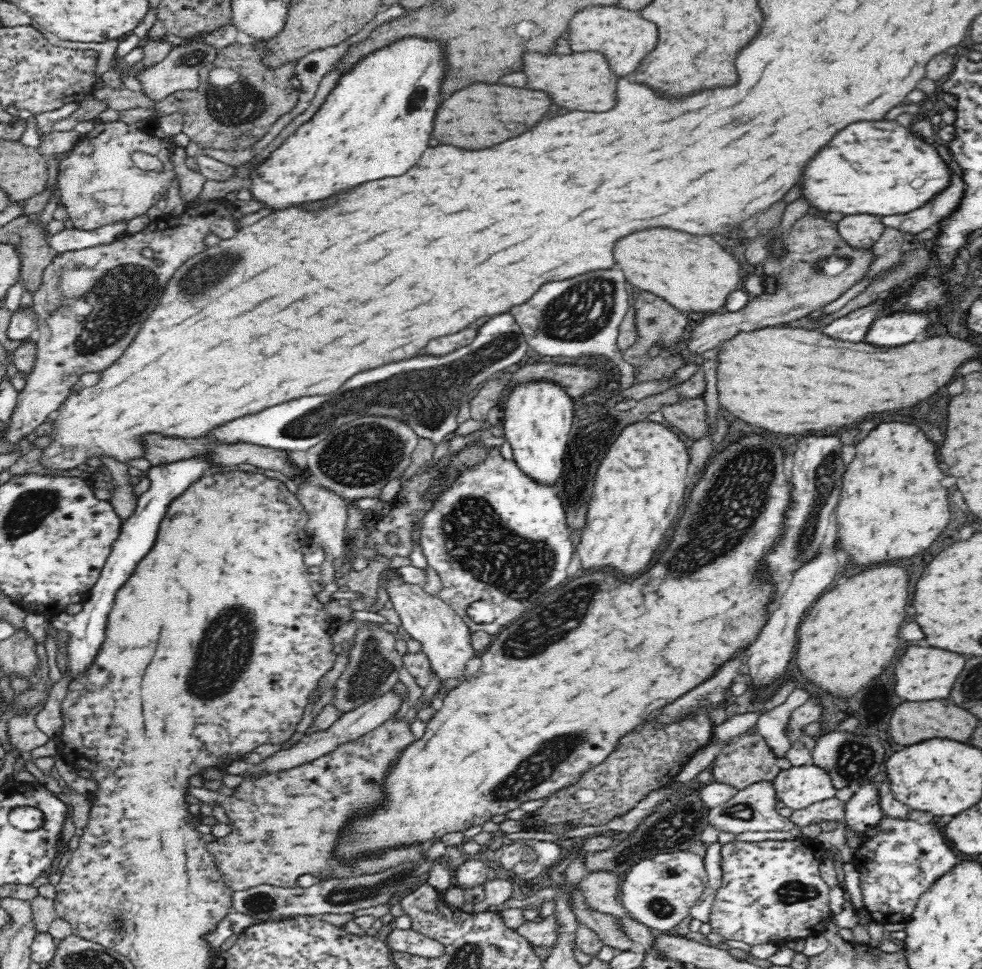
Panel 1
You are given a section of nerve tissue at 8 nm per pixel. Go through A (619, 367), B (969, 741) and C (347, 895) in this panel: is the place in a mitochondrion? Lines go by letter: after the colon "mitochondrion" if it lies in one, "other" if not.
A: other
B: other
C: mitochondrion

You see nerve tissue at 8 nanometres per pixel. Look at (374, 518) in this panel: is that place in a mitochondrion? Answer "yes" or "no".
no

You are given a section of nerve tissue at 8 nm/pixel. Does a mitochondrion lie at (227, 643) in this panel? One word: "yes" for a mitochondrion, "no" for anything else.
yes

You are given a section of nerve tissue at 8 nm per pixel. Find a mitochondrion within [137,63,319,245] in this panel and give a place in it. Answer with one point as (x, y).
(234, 102)

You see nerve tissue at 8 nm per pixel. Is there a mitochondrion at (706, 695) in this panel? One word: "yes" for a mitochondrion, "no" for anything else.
yes

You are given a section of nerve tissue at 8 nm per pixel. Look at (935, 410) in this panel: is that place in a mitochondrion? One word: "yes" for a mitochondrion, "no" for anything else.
yes

